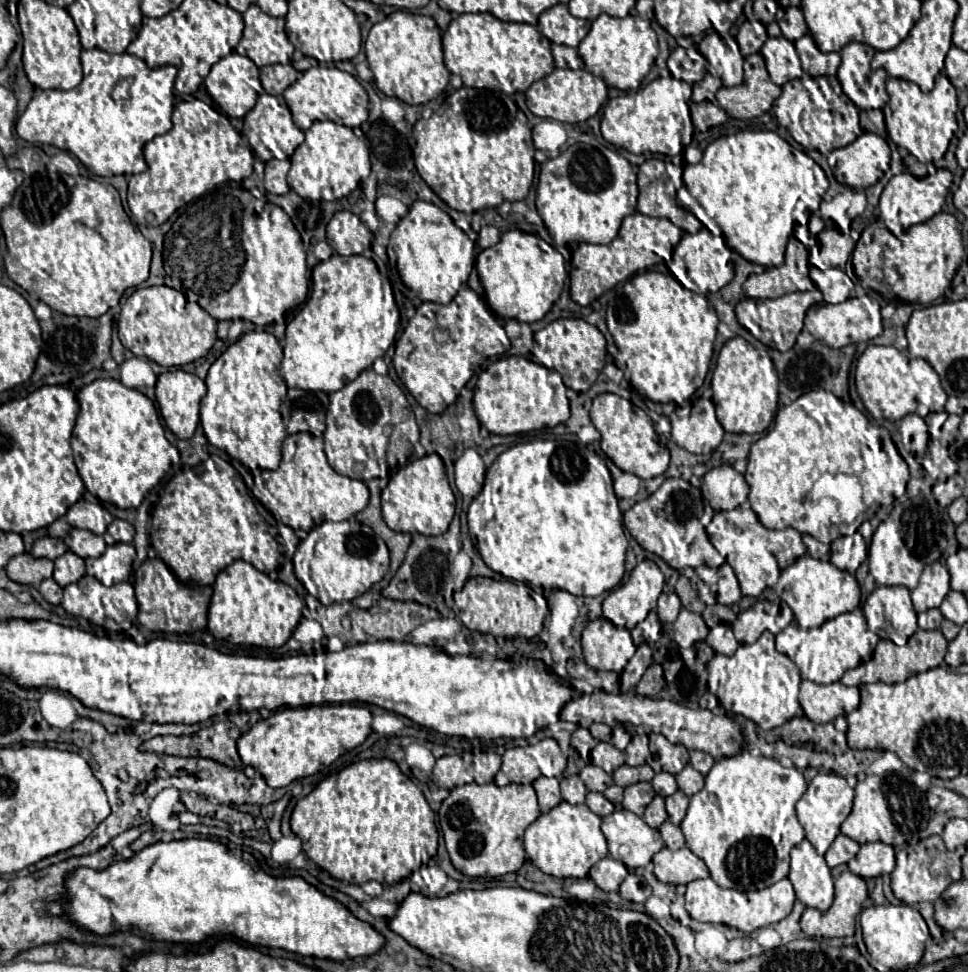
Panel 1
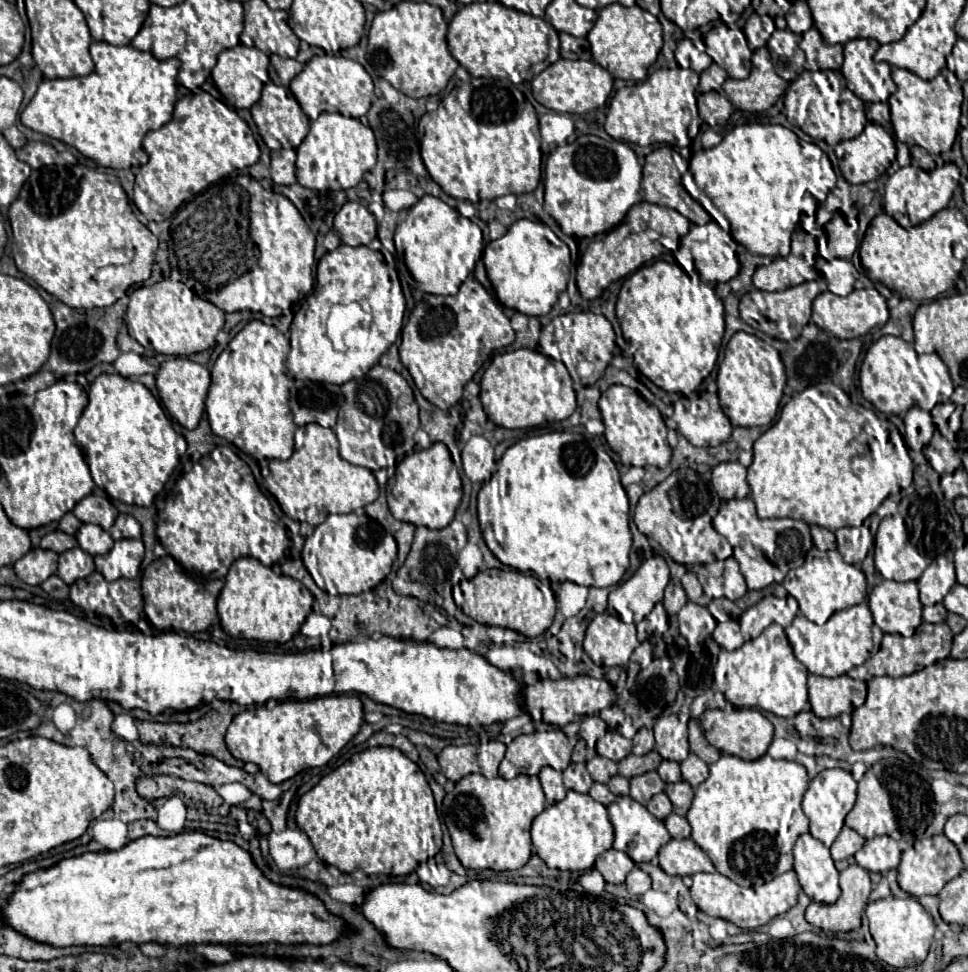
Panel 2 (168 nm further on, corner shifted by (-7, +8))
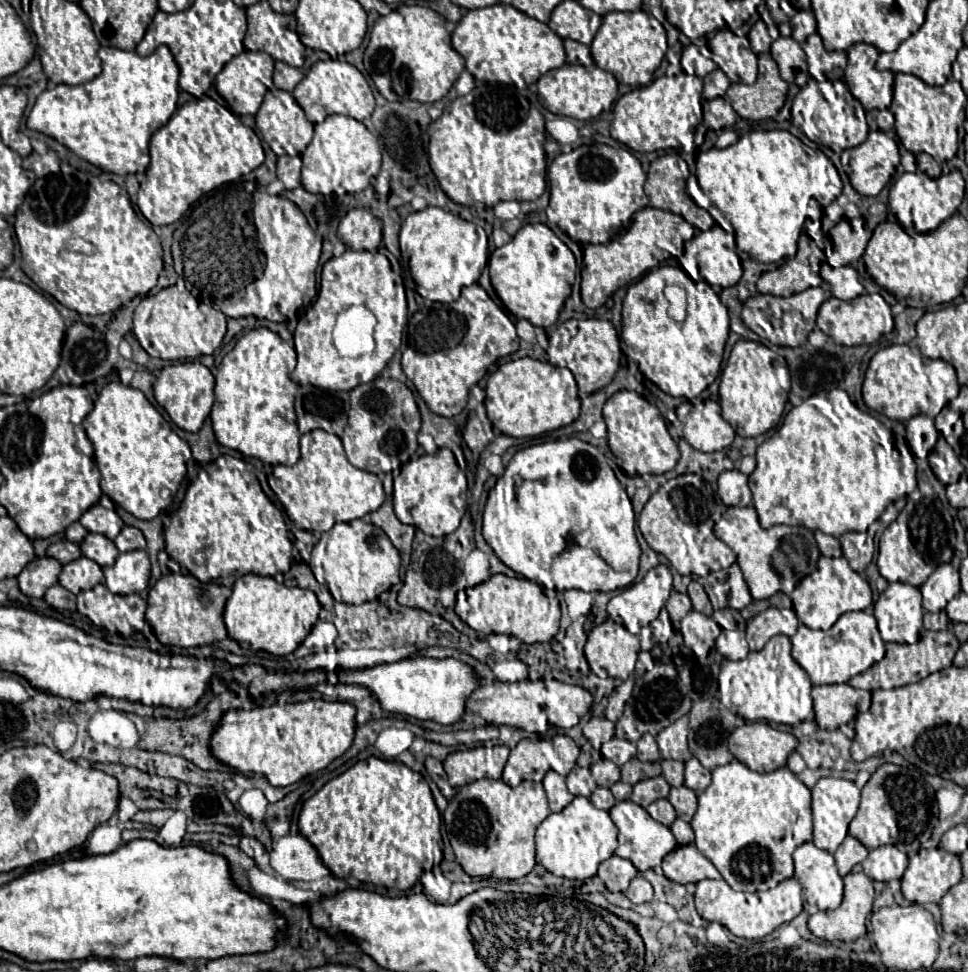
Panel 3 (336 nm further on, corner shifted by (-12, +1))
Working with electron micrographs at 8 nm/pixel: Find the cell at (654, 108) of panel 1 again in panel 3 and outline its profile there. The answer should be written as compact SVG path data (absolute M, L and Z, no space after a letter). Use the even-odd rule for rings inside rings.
M669 49L666 53L666 59L668 60L668 67L666 73L654 79L651 84L647 86L643 86L643 88L635 88L635 90L631 90L631 92L627 92L627 94L623 94L617 102L615 102L615 108L613 108L613 122L611 122L611 136L613 136L613 140L617 140L619 144L625 144L627 148L631 148L631 150L635 150L635 152L655 152L655 150L669 150L669 148L677 148L677 150L681 150L681 152L685 153L696 153L698 148L703 144L705 135L707 132L707 128L702 123L702 90L703 86L701 86L701 94L695 94L695 98L693 98L693 102L689 100L689 96L685 94L685 90L683 90L683 86L675 80L675 78L671 78L671 76L679 76L679 74L686 74L683 70L681 70L680 65L680 55L675 54L675 52L671 52Z

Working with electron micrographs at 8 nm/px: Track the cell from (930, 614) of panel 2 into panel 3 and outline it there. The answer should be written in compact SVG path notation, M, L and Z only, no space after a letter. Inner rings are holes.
M945 610L935 612L935 614L925 612L923 622L925 622L925 628L927 630L945 630L945 628L949 628L949 618L947 618L947 612Z

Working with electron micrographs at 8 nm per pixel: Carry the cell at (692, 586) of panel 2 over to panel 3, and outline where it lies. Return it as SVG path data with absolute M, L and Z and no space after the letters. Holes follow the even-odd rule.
M693 580L693 582L689 584L687 594L689 594L691 602L693 602L693 610L697 610L697 612L701 612L701 614L711 616L711 612L713 612L711 602L709 602L709 598L707 598L707 594L705 594L703 586L701 586L697 580Z

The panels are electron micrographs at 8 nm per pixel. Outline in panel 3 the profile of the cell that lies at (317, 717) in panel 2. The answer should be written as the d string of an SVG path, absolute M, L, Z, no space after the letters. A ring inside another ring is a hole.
M307 700L281 706L271 704L251 710L231 710L223 714L217 730L213 732L211 738L213 754L217 754L219 762L225 762L227 766L243 774L259 772L273 786L289 786L293 782L299 782L307 774L327 768L335 758L349 750L355 734L355 712L357 710L351 702L325 702L325 700Z

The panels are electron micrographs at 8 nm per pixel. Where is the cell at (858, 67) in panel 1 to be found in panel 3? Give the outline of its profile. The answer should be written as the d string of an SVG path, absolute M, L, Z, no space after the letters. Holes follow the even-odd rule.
M853 44L847 50L849 64L845 68L845 84L849 86L851 94L863 104L865 110L889 108L893 100L893 72L880 71L875 68L875 62L879 58L879 50L871 44Z

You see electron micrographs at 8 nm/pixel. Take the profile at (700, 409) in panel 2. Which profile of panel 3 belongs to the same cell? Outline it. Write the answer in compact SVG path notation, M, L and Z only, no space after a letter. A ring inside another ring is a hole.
M684 400L676 409L683 426L683 438L699 452L717 452L727 448L735 432L729 422L721 418L721 408L713 400Z

